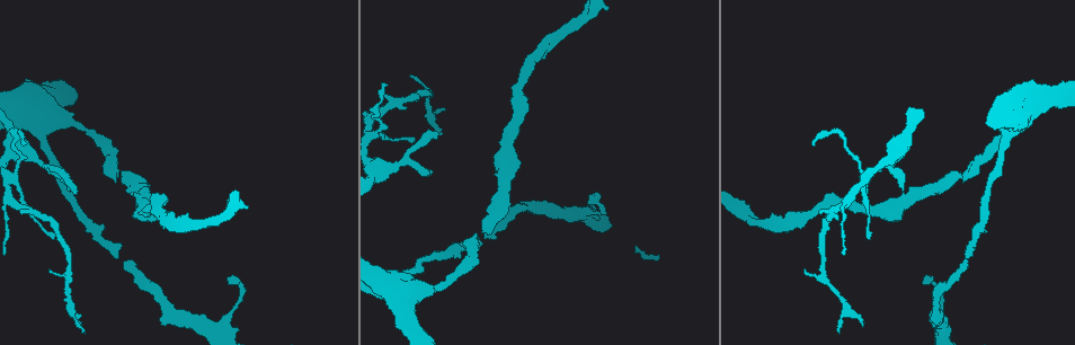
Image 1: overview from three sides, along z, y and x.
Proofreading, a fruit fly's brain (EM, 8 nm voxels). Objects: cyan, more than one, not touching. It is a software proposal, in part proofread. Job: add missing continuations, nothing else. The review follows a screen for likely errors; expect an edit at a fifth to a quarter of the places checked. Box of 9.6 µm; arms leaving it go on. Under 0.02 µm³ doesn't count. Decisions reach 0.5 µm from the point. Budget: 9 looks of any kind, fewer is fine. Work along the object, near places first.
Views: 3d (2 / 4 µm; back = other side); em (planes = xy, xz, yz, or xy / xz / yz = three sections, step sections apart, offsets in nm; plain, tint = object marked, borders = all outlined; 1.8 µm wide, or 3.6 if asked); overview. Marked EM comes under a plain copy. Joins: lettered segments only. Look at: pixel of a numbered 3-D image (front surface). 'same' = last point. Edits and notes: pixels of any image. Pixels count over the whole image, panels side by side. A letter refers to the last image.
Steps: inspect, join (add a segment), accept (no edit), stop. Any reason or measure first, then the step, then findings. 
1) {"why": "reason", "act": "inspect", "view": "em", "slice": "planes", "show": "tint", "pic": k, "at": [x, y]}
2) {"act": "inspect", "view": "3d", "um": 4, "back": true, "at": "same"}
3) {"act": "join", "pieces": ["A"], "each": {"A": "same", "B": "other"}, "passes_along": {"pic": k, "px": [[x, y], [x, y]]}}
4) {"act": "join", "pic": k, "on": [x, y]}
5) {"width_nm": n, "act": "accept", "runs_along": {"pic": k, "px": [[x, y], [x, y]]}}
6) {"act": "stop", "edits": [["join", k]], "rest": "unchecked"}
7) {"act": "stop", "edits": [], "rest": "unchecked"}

{"why": "thick end", "act": "inspect", "view": "3d", "um": 2, "pic": 1, "at": [960, 176]}

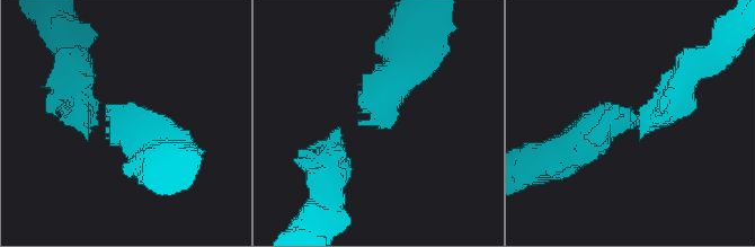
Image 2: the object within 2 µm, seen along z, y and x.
{"act": "inspect", "view": "em", "um": 3.6, "slice": "xy", "step": 4, "show": "borders", "pic": 2, "at": [105, 113]}

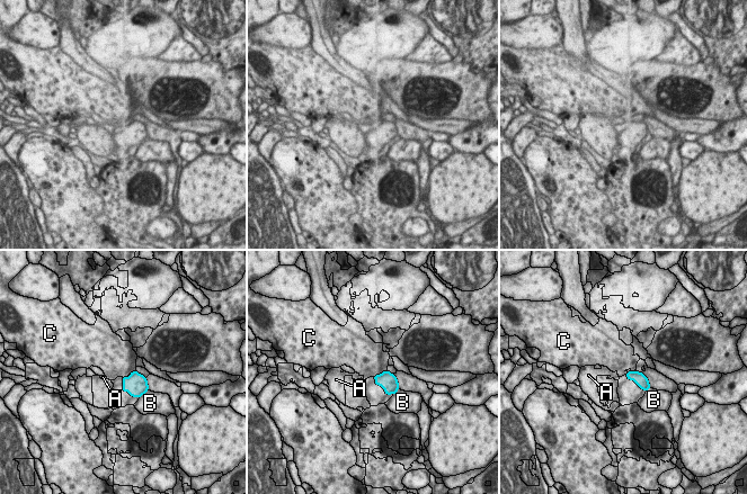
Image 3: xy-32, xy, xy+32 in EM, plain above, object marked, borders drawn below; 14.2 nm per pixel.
{"act": "inspect", "view": "em", "um": 3.6, "slice": "xz", "step": 4, "show": "borders", "at": "same"}

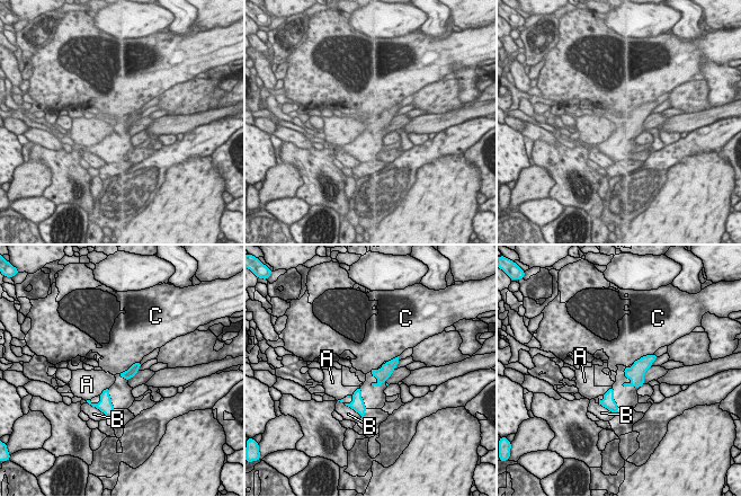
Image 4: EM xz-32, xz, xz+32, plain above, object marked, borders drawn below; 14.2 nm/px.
{"act": "accept", "each": {"A": "other", "B": "other", "C": "other"}, "found": "none of them fits"}

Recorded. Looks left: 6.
{"why": "branch stops here", "act": "inspect", "view": "em", "slice": "xy", "step": 4, "show": "borders", "pic": 1, "at": [127, 270]}

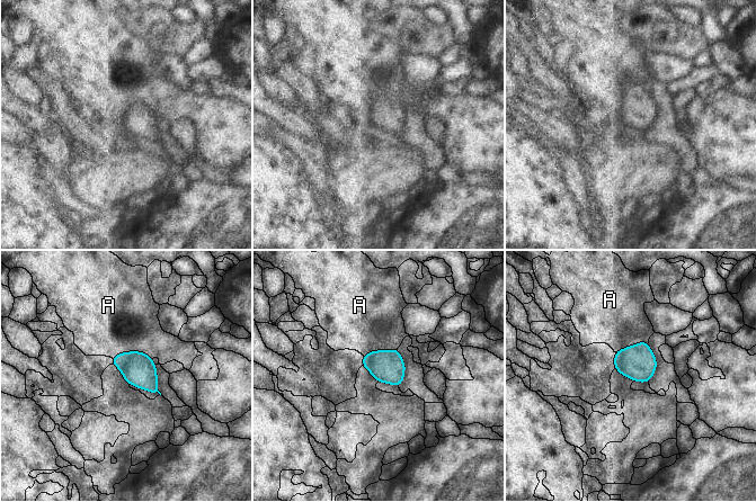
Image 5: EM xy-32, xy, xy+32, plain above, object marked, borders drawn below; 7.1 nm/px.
{"longest_contact_nm": ["A", 300], "act": "accept", "each": {"A": "other"}, "border": {"pic": 5, "px": [[152, 357], [121, 351], [112, 358]]}, "found": "none of them fits"}

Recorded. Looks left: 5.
{"why": "branch stops here", "act": "inspect", "view": "3d", "um": 4, "pic": 1, "at": [238, 328]}

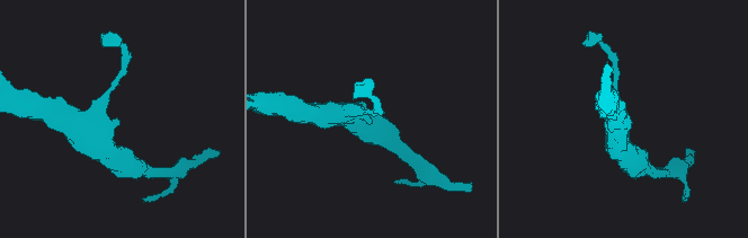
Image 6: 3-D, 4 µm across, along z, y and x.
{"act": "inspect", "view": "em", "slice": "planes", "show": "tint", "pic": 6, "at": [118, 121]}

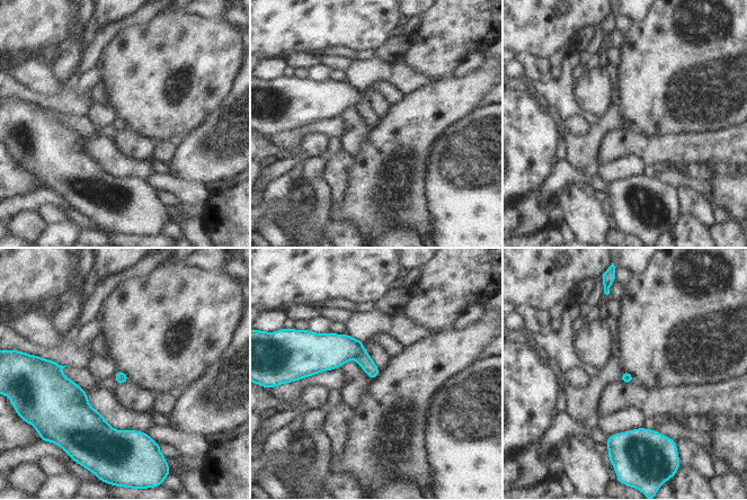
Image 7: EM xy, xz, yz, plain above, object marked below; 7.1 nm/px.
{"why": "what lies round it", "act": "inspect", "view": "em", "slice": "planes", "show": "borders", "at": "same"}

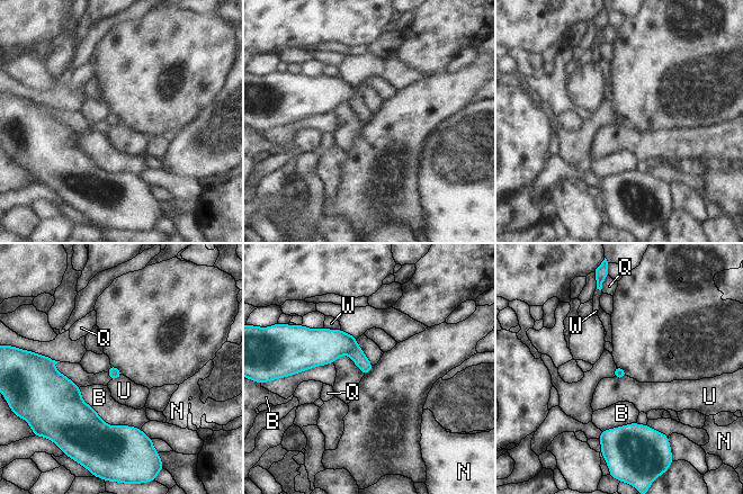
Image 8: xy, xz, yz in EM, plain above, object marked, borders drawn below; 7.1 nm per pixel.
{"act": "accept", "each": {"B": "other", "N": "other", "Q": "other", "U": "other", "W": "other"}, "border": {"pic": 8, "px": [[627, 376], [612, 378]]}, "found": "none of them fits"}

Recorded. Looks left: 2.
{"why": "free end", "act": "inspect", "view": "em", "slice": "yz", "step": 4, "show": "borders", "pic": 1, "at": [69, 188]}

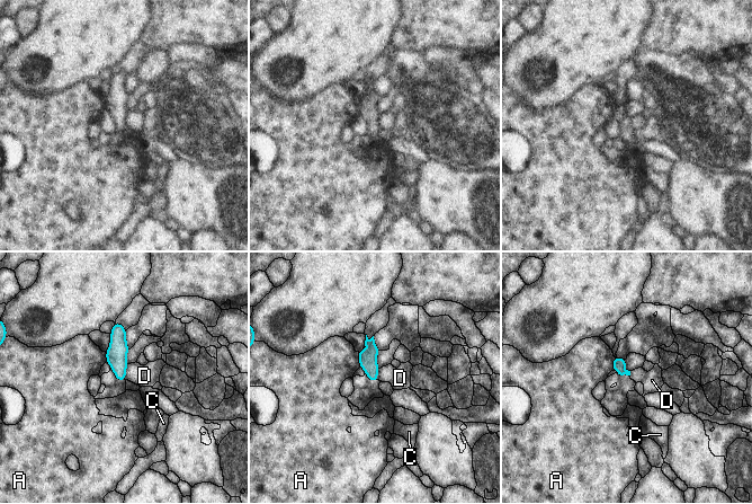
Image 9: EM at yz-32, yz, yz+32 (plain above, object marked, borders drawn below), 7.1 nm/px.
{"act": "accept", "each": {"A": "other", "C": "other", "D": "other"}, "border": {"pic": 9, "px": [[128, 364], [125, 371], [125, 379]]}, "found": "no lettered segment goes on from it"}

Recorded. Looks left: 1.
{"act": "stop", "edits": [], "rest": "unchecked"}

